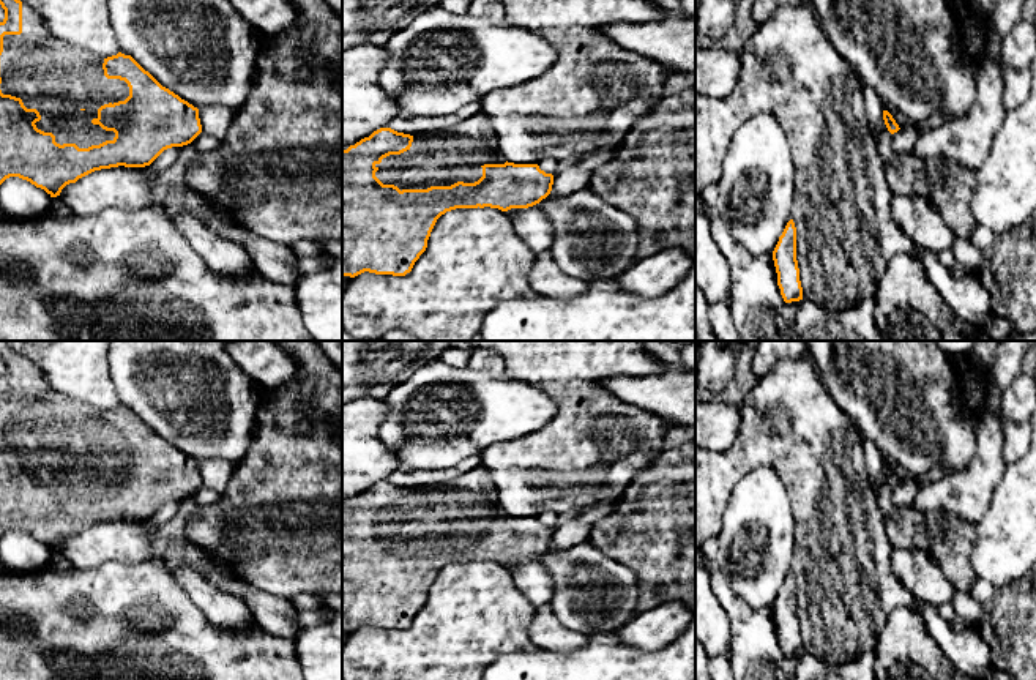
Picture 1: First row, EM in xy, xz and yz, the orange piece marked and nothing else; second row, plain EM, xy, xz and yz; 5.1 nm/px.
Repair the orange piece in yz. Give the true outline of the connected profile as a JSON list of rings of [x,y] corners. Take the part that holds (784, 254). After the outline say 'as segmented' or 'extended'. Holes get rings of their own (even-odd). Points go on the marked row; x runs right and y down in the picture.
[[[790,219],[779,237],[773,251],[773,260],[777,273],[777,286],[785,303],[803,300],[799,268],[796,260],[796,227]]] | as segmented

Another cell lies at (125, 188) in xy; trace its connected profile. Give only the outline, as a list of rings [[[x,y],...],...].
[[[110,167],[95,170],[66,185],[57,197],[74,215],[87,216],[117,208],[143,210],[151,202],[151,183],[142,167]]]

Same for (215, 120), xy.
[[[203,106],[199,109],[202,131],[222,140],[235,114],[224,106]]]

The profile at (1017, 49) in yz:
[[[1020,19],[1000,44],[1000,58],[1012,69],[1030,68],[1036,57],[1036,28],[1033,22]]]

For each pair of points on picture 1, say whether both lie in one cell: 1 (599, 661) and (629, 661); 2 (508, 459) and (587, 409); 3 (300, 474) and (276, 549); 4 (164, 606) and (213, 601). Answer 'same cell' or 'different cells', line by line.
1: same cell
2: same cell
3: same cell
4: different cells

